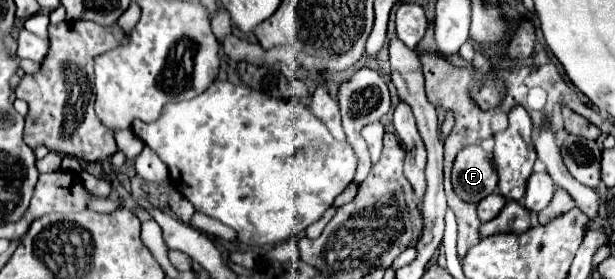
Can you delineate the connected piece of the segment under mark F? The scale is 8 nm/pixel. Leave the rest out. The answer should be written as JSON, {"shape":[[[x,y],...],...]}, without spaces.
{"shape":[[[481,146],[463,148],[453,164],[453,190],[463,202],[481,202],[497,190],[497,172],[491,154]]]}

